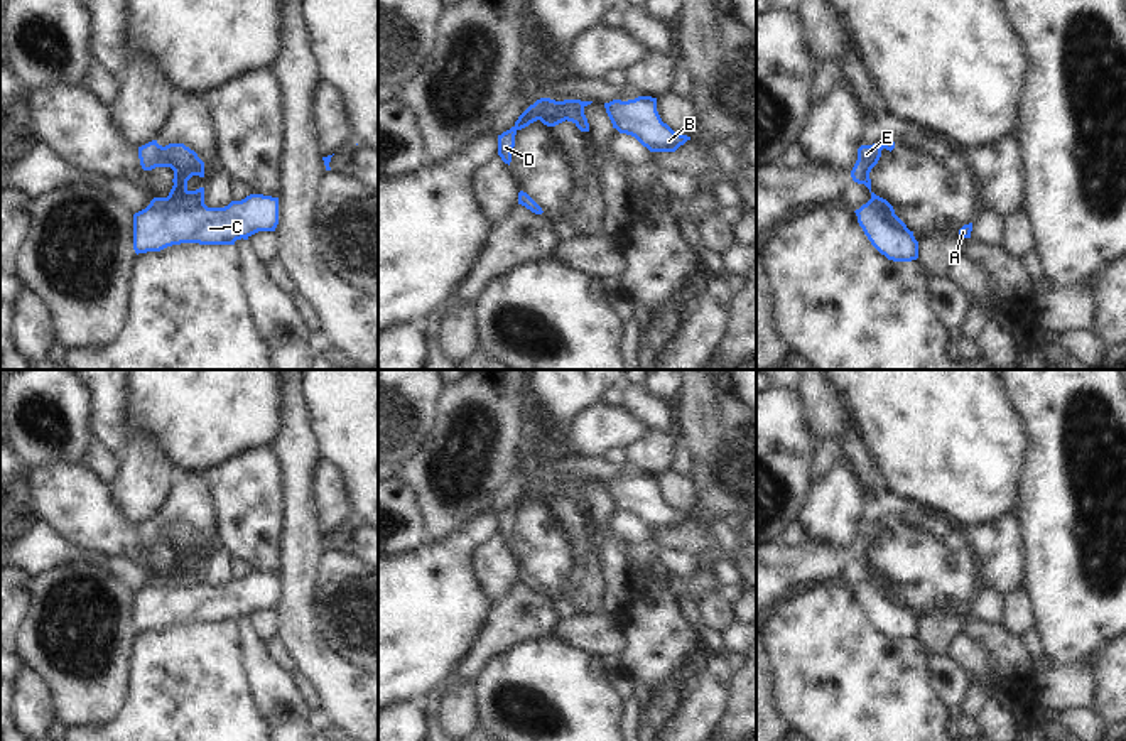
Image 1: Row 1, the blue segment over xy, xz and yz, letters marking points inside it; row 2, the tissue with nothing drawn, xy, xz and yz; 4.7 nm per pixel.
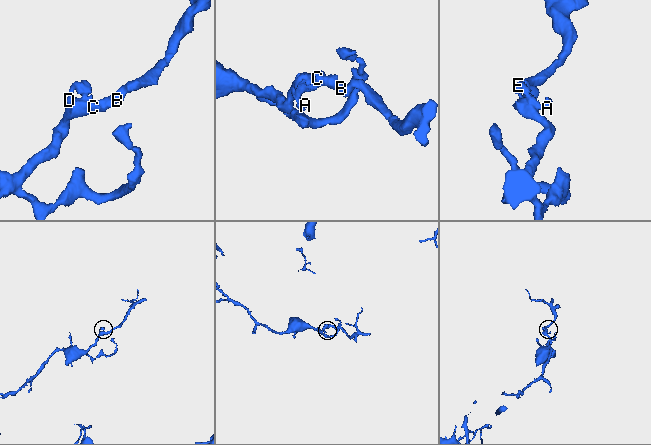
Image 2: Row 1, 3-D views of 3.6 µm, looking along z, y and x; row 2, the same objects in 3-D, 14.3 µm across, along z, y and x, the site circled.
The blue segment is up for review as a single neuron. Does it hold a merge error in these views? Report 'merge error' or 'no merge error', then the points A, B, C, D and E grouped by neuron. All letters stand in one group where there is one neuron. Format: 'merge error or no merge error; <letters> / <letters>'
merge error; A D E / B C

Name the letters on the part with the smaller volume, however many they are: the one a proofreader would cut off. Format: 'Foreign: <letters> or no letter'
Foreign: A, D, E

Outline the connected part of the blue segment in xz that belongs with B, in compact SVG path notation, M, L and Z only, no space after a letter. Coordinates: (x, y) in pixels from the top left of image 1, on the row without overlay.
M657 476L613 478L604 481L606 491L620 511L635 515L650 530L675 530L690 515L674 510L657 489Z

